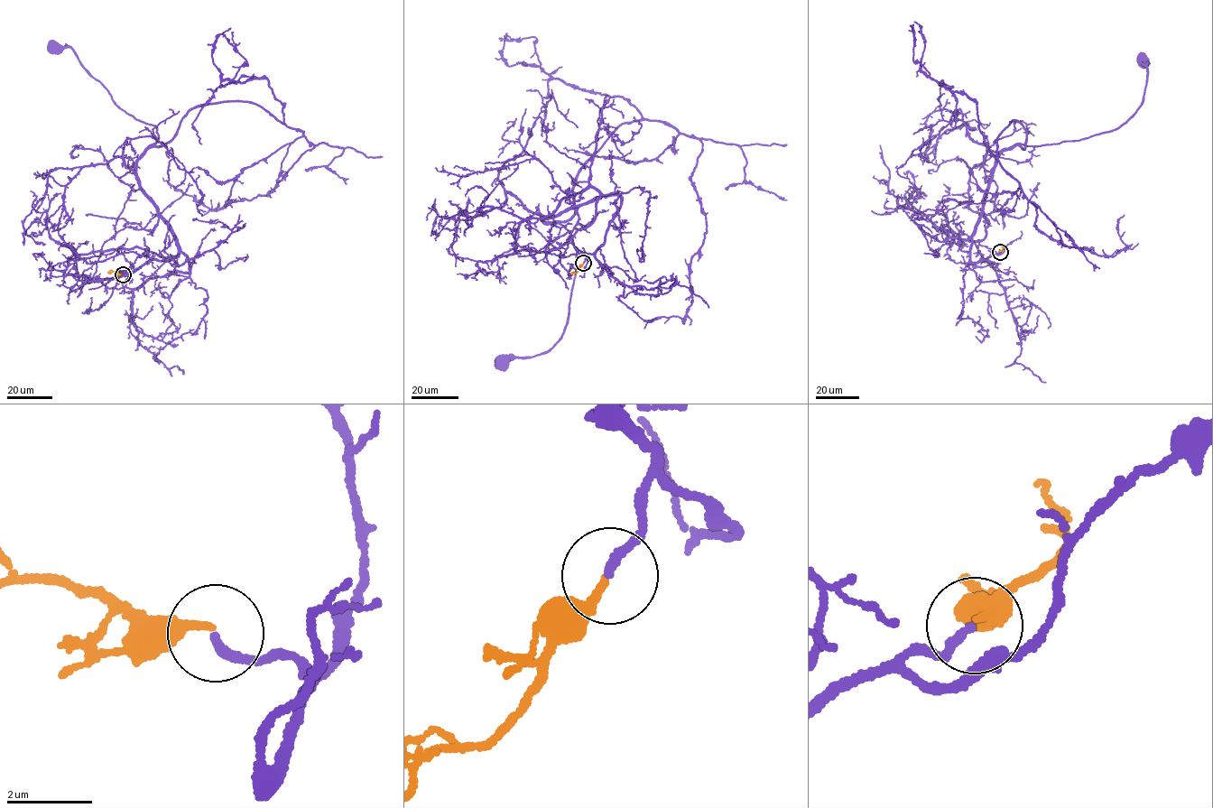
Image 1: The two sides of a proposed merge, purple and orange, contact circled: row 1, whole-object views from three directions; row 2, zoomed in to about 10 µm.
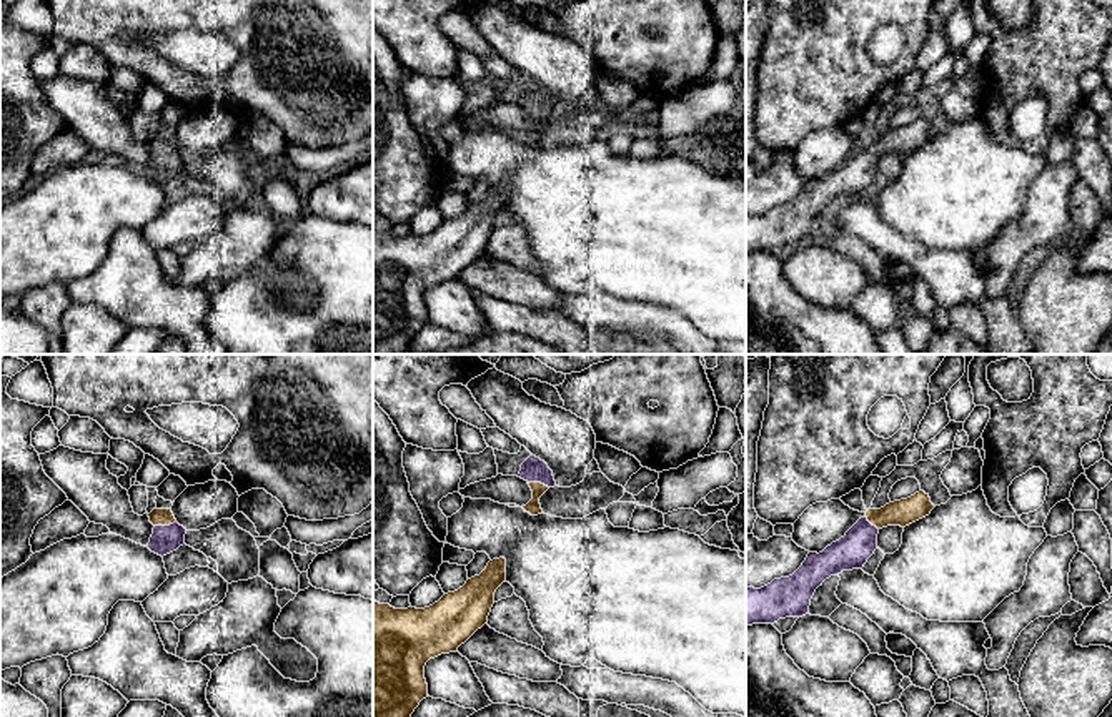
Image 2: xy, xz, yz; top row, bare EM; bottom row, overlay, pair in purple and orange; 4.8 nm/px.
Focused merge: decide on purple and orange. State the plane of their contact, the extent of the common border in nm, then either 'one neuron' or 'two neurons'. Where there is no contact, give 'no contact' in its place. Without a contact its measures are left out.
contact in xy; length 110 nm; one neuron

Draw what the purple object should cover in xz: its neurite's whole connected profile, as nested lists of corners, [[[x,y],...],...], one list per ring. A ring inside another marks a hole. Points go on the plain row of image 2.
[[[529,83],[523,91],[518,105],[524,106],[531,118],[533,126],[523,133],[526,140],[531,143],[544,141],[539,131],[539,125],[549,116],[556,113],[553,98],[548,95],[544,88],[536,83]]]

